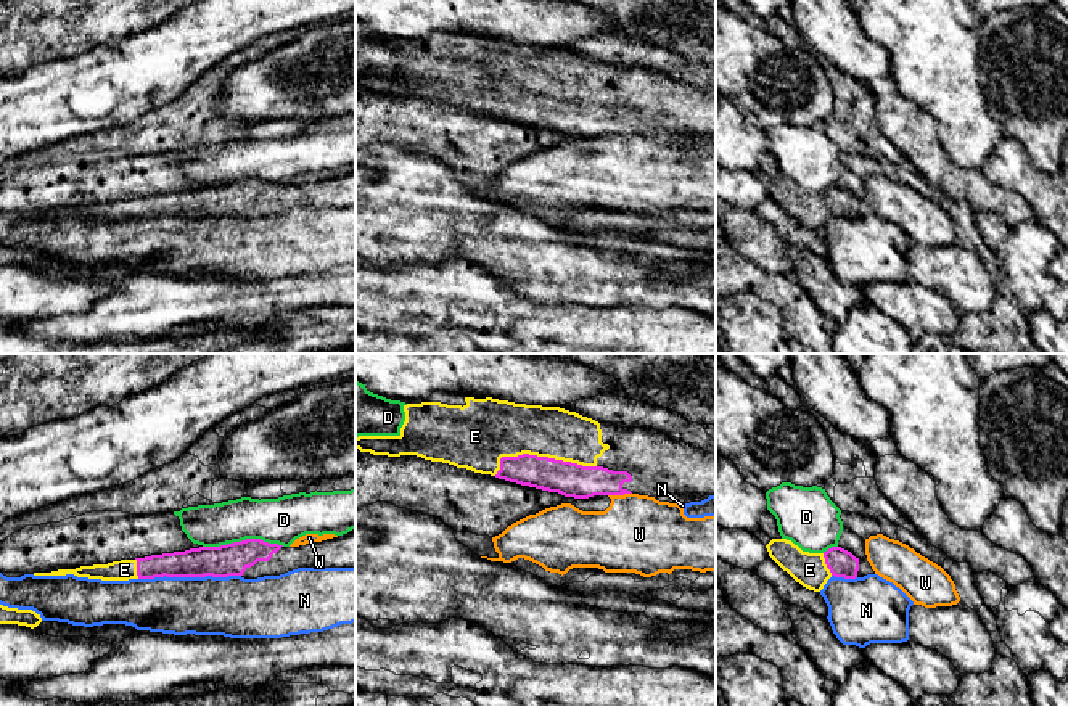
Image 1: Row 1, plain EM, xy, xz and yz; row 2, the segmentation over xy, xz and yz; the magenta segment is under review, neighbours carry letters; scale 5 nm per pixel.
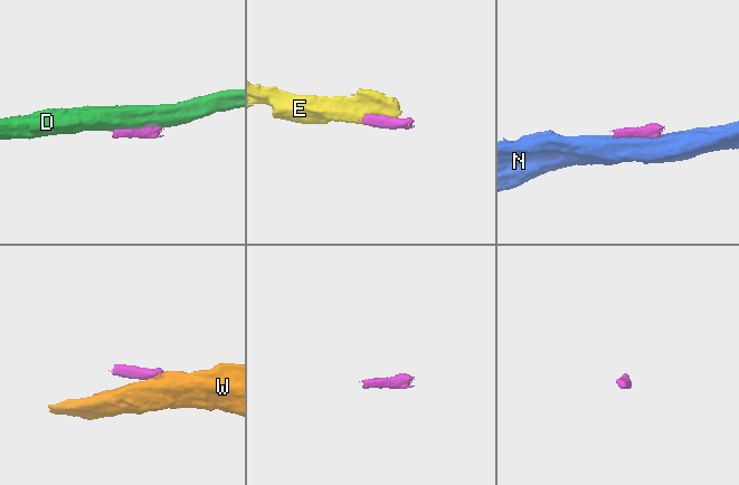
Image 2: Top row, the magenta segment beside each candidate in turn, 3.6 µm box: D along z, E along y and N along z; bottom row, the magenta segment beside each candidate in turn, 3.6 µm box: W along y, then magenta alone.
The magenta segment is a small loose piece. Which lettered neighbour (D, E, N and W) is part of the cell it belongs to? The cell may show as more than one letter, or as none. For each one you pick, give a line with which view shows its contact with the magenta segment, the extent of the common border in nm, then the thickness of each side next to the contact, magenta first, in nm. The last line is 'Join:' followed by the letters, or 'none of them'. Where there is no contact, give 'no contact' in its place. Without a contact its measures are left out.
E: contact in xz; length 500 nm; calibres 170 and 280 nm
Join: E

